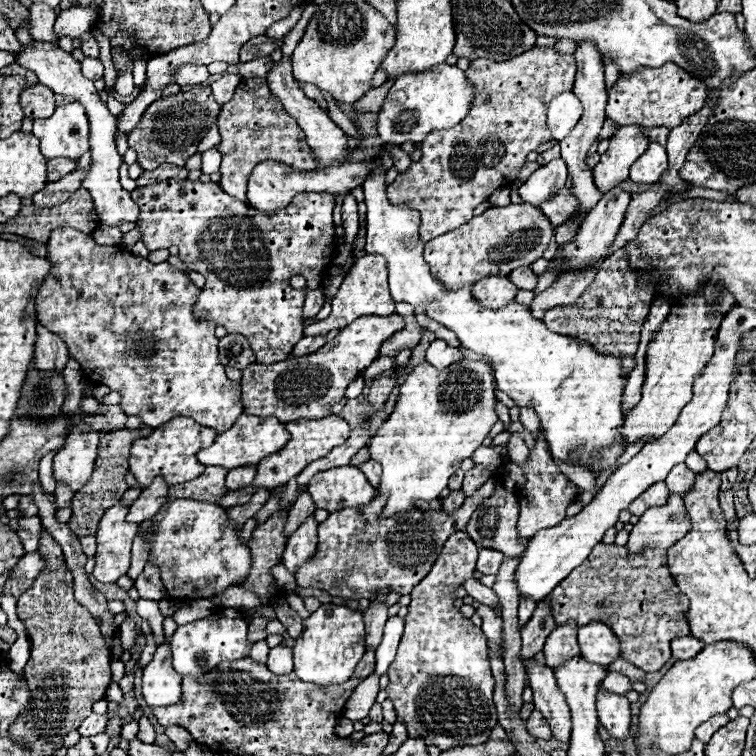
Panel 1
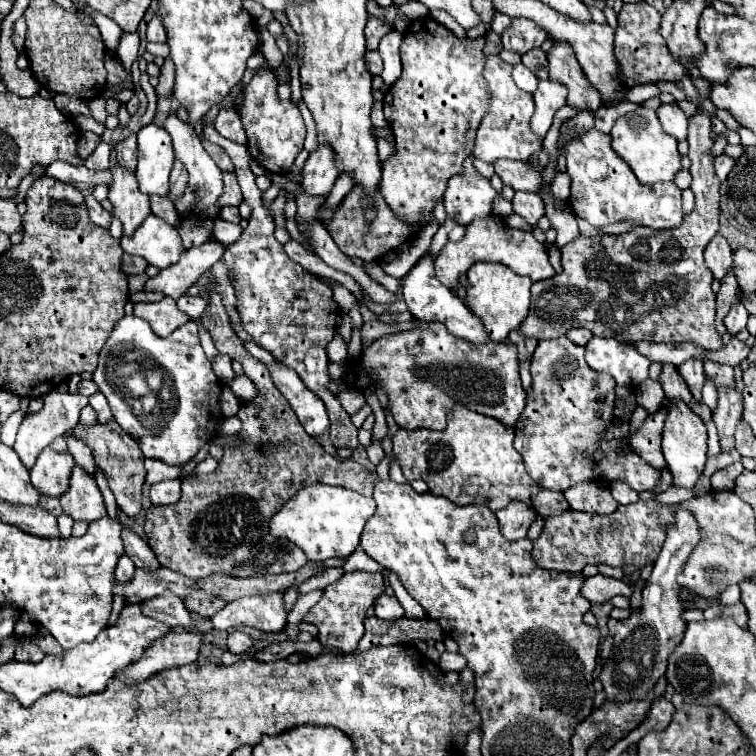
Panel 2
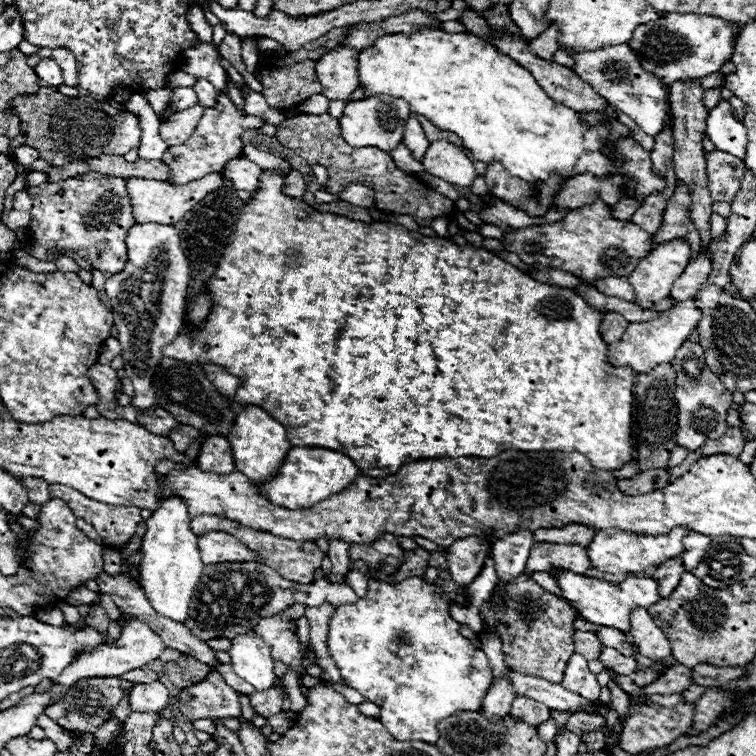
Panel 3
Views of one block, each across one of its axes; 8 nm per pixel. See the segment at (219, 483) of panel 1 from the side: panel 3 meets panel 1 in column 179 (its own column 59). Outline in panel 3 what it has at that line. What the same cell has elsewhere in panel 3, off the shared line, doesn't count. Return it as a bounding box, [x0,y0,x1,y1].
[50,484,142,548]

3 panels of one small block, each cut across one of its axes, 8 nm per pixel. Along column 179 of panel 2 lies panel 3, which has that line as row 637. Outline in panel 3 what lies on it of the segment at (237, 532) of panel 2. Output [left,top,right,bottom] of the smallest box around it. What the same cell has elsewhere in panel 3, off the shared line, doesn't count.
[480,574,574,684]

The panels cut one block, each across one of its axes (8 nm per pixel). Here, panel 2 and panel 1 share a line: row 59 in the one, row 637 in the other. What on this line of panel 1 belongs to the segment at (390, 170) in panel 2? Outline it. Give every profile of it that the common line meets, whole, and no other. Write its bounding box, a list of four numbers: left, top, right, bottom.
[386,532,498,750]

